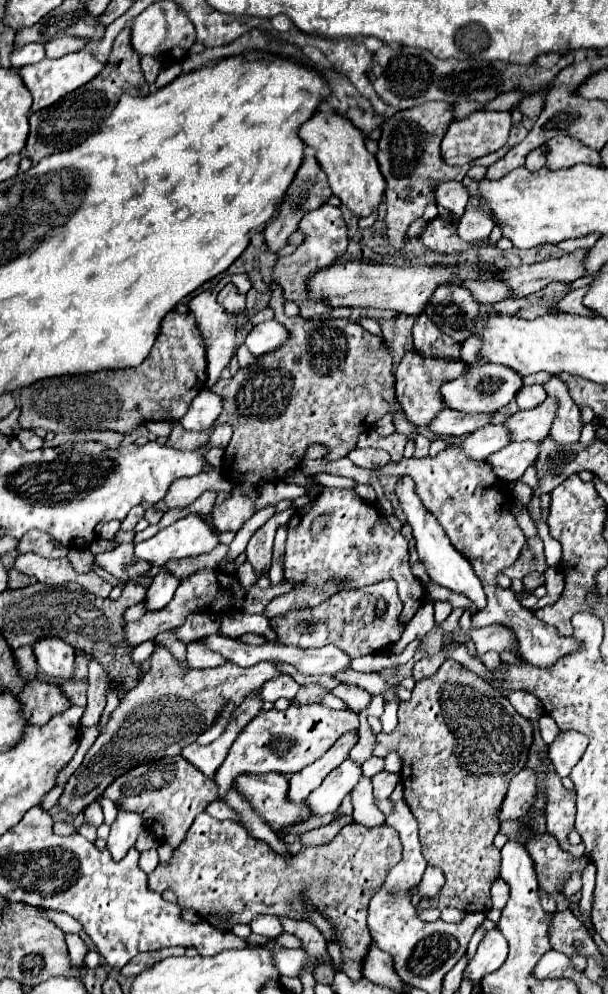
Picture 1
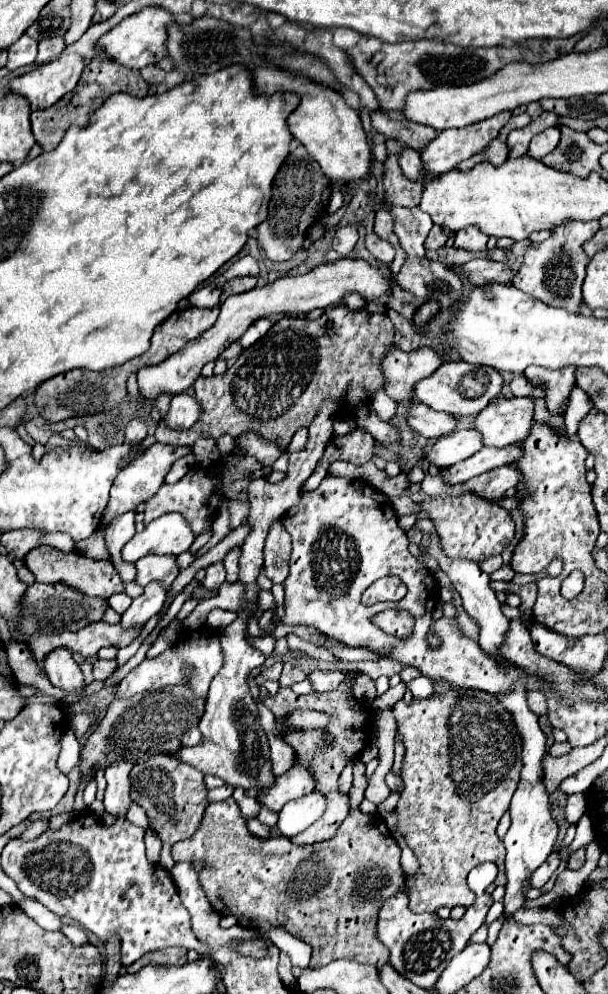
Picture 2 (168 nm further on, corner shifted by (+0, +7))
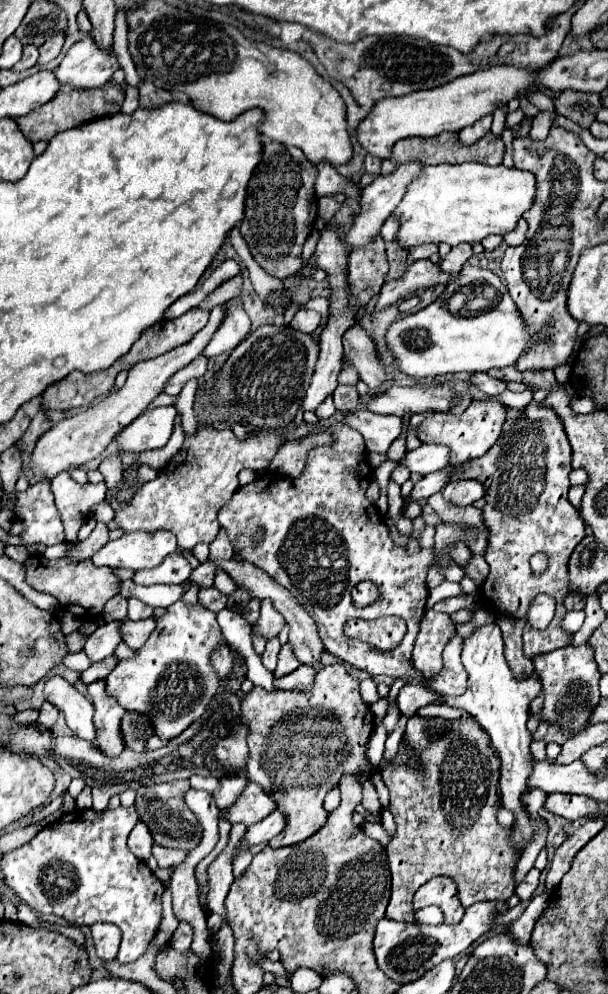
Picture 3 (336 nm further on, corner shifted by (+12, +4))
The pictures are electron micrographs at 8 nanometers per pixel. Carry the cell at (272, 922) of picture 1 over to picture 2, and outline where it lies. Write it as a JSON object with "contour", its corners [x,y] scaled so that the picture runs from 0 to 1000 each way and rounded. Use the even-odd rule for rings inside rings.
{"contour":[[[461,935],[428,937],[428,939],[431,939],[431,941],[441,941],[441,943],[447,945],[447,949],[451,949],[461,957],[474,959],[477,965],[480,965],[480,971],[497,973],[497,975],[507,973],[513,961],[513,953],[510,953],[510,951],[503,951],[500,947],[480,943],[480,941],[470,939],[470,937],[461,937]]]}

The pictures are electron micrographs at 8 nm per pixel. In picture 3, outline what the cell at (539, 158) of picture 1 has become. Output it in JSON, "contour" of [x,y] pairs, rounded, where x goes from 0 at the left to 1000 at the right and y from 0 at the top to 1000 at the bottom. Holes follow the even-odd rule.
{"contour":[[[888,113],[888,115],[878,119],[868,137],[872,137],[875,141],[898,141],[901,131],[905,131],[905,127],[908,127],[908,121],[911,121],[908,115],[901,115],[901,113]]]}

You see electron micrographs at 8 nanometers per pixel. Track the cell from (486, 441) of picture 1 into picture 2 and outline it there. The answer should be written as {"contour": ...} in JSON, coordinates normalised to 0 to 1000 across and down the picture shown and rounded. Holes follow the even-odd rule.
{"contour":[[[763,432],[724,440],[701,456],[701,462],[720,472],[730,472],[780,458],[786,452],[793,452],[789,436],[780,436],[780,432]]]}

